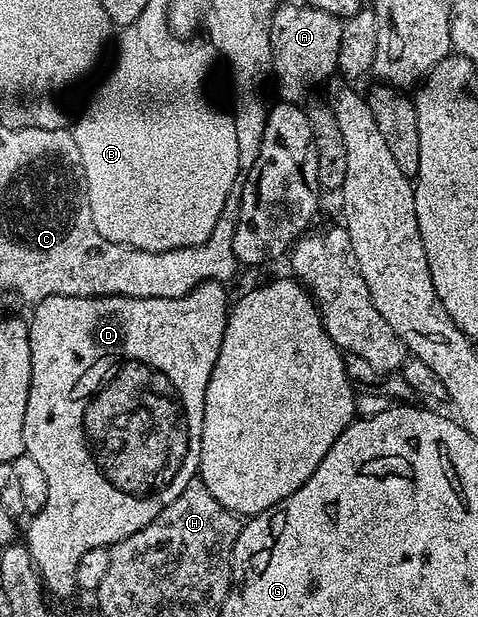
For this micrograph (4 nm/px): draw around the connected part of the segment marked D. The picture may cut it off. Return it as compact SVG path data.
M203 281L193 291L180 297L161 299L160 297L70 297L69 295L53 295L49 299L34 302L35 318L30 318L29 355L31 356L31 382L29 383L29 399L25 403L25 427L23 428L23 448L26 456L32 457L45 474L47 498L43 506L34 514L31 526L27 529L25 546L35 563L43 580L43 587L48 594L55 597L76 596L75 572L77 563L81 563L81 555L85 551L93 551L93 547L106 549L116 545L121 539L133 535L133 531L141 531L191 481L196 480L201 455L201 431L205 415L205 387L209 375L213 375L213 367L217 363L217 355L221 355L221 339L225 339L229 300L228 286L221 281Z

